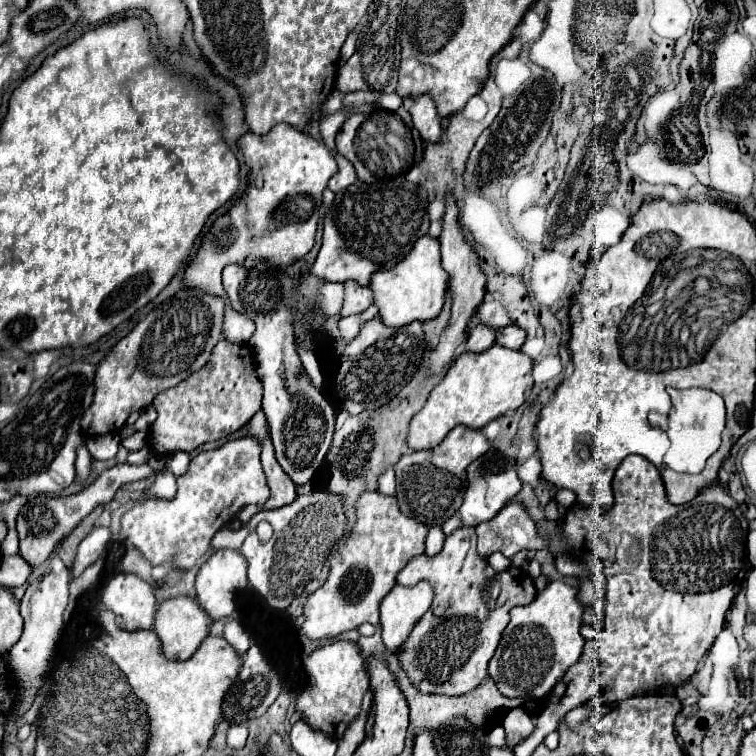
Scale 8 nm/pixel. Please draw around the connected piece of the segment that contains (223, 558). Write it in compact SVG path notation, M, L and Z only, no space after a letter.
M215 550L199 568L195 578L195 590L199 604L211 616L211 620L225 618L235 610L235 592L247 586L247 560L239 550Z

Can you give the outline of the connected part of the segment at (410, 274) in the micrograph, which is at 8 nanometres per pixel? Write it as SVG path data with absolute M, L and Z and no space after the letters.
M425 234L425 238L417 240L417 246L401 260L395 268L373 274L369 288L375 292L375 306L379 308L379 316L387 326L405 326L413 320L431 320L437 318L447 292L447 272L441 266L439 240Z

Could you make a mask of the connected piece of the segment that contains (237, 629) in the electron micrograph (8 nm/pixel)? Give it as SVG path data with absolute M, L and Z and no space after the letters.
M227 620L225 622L225 640L237 650L237 654L245 654L251 646L251 638L249 634L243 630L243 626L239 624L239 620Z

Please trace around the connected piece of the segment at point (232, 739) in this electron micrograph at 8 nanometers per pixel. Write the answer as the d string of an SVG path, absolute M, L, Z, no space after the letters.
M239 722L239 724L231 724L229 732L227 732L227 746L231 748L241 748L247 742L247 734L249 734L249 722Z

